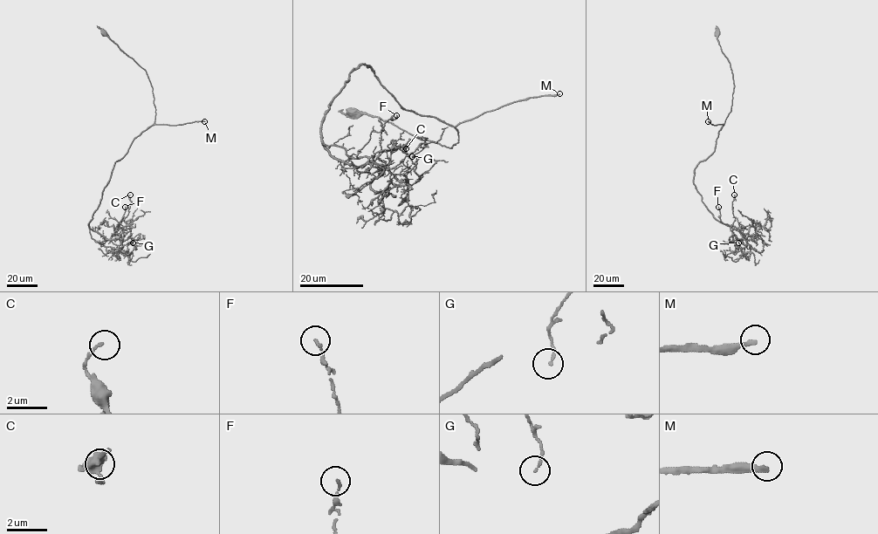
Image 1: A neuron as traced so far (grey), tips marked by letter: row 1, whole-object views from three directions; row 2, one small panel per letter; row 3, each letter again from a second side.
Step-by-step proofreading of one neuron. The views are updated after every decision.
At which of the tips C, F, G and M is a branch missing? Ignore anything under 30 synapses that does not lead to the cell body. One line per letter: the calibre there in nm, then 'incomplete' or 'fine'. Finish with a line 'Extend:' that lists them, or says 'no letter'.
C: 140 nm thick; fine
F: 100 nm thick; fine
G: 90 nm thick; fine
M: 260 nm thick; incomplete
Extend: M

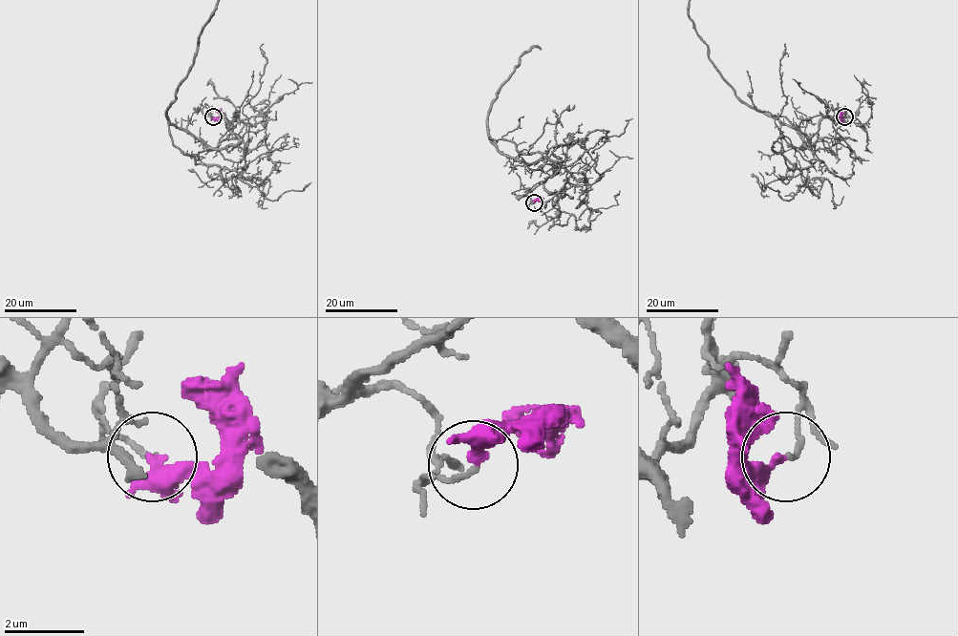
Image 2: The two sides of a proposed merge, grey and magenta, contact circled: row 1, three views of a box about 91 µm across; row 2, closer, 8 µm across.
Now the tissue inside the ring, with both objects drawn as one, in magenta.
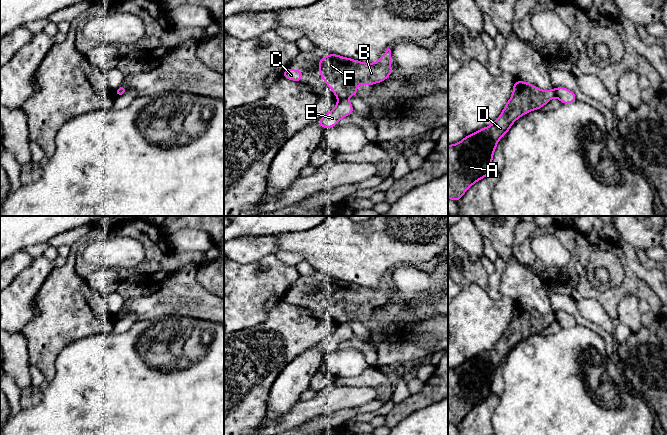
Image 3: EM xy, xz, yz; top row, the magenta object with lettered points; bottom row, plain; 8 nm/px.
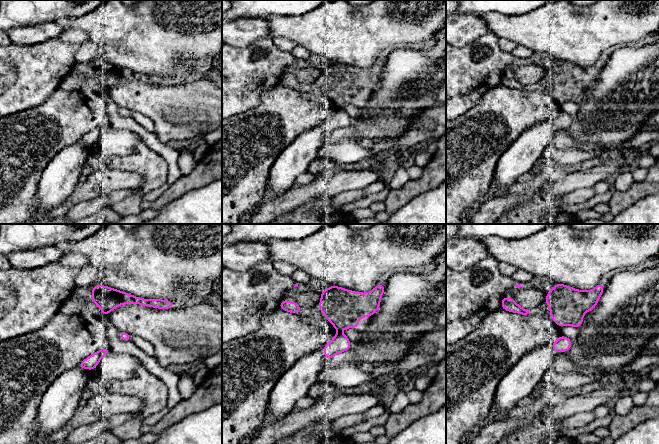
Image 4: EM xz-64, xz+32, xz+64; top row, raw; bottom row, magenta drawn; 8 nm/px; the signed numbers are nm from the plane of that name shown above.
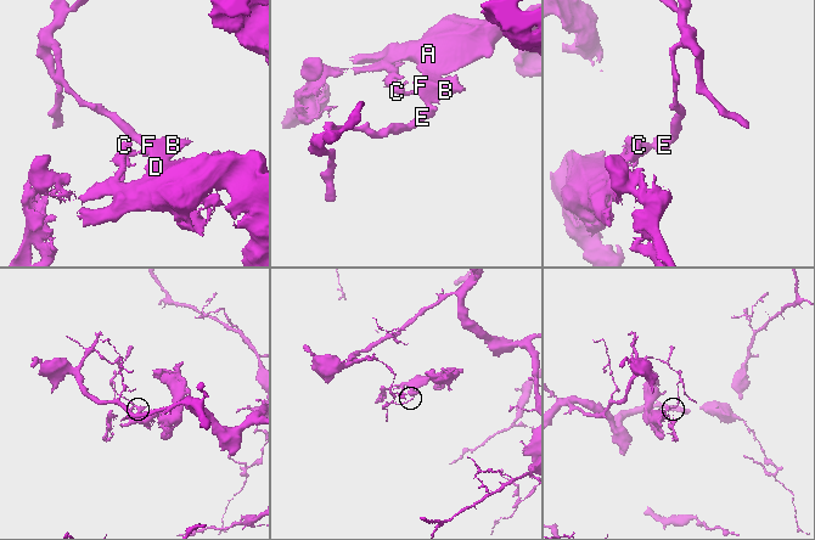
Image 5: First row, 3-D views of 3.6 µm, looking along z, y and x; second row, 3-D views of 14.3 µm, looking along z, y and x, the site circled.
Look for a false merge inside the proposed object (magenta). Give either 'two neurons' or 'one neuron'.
two neurons

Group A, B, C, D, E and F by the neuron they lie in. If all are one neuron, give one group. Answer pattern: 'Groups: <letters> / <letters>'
Groups: A B C D F / E

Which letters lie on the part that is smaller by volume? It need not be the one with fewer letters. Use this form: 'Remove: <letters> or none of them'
Remove: A, B, C, D, F

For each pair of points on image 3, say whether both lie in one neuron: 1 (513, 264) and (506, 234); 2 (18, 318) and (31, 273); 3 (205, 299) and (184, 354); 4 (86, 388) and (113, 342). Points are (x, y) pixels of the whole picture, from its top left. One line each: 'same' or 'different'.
1: same
2: same
3: different
4: same

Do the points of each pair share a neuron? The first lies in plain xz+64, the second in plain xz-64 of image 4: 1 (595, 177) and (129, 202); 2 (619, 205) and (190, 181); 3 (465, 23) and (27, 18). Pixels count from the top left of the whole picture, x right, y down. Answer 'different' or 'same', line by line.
1: different
2: same
3: different

